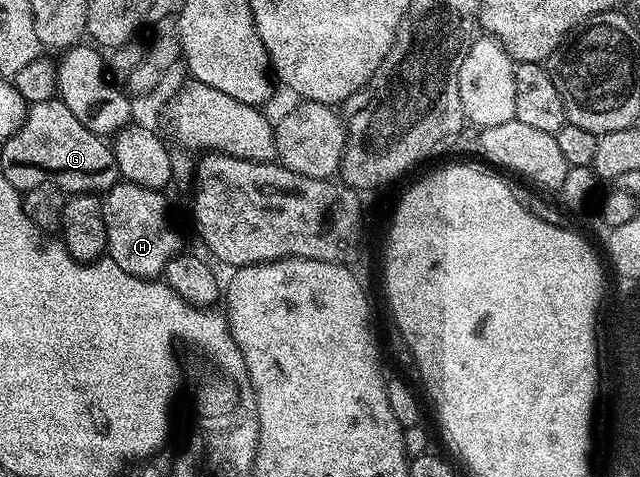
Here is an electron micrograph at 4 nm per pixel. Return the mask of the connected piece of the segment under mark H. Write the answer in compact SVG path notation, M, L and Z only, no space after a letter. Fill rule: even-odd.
M121 180L105 193L102 215L105 218L107 255L136 279L157 279L165 271L168 260L183 251L182 238L170 222L166 196L159 190Z

